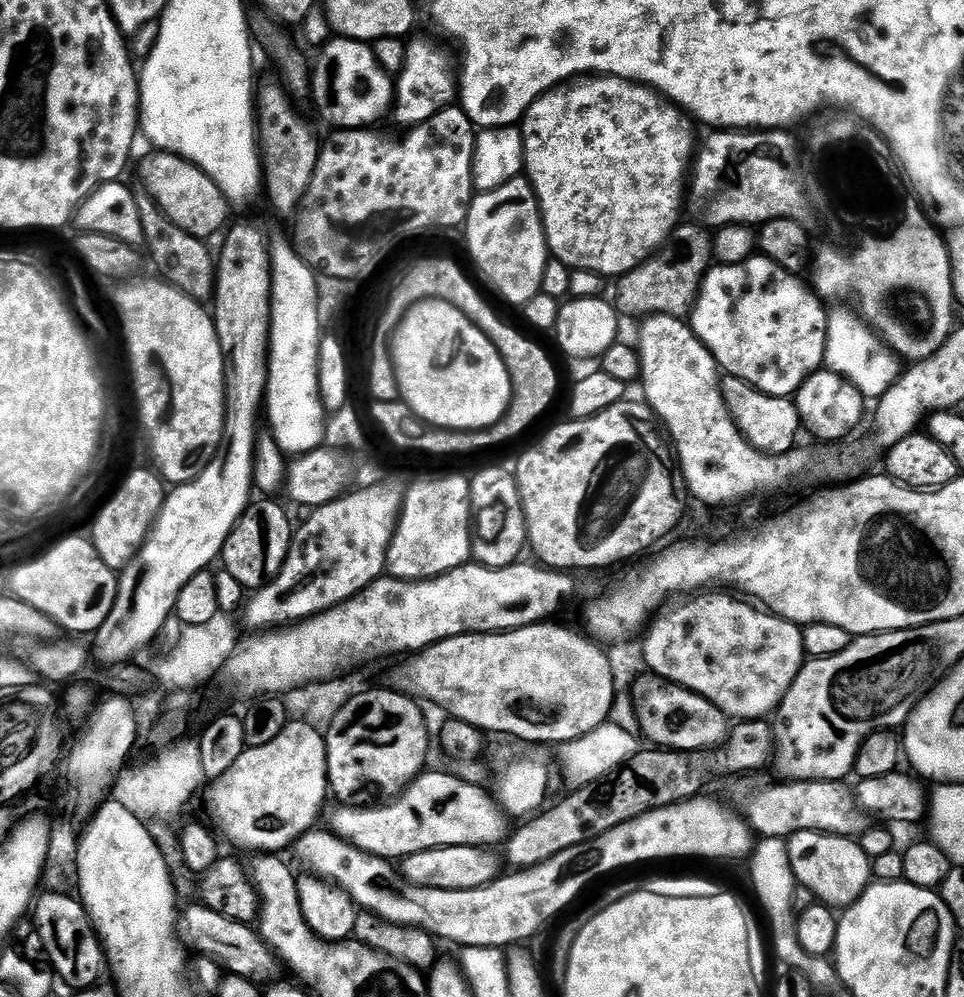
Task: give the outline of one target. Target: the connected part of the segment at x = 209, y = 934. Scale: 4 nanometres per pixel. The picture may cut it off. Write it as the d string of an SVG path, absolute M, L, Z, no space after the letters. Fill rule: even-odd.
M192 902L188 909L181 911L178 916L178 936L185 949L192 948L201 957L215 960L225 973L234 976L245 976L250 981L271 981L276 972L277 957L271 948L264 943L255 927L239 924L204 904Z

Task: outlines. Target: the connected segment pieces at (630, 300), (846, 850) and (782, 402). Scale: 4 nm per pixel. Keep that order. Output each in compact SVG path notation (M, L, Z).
M681 223L661 251L657 252L655 256L651 256L644 264L638 265L633 272L627 272L626 275L619 277L620 289L616 292L617 298L620 299L619 311L624 314L629 312L632 316L640 316L639 318L649 316L687 317L696 307L700 288L704 285L704 275L709 268L713 267L713 264L712 236L699 223Z
M799 831L787 839L787 844L790 866L796 875L797 885L811 890L819 903L843 910L853 904L868 889L868 885L873 883L872 860L861 843L851 837Z
M725 375L720 381L722 398L732 415L738 430L760 452L768 456L781 456L797 447L796 439L802 433L800 415L795 403L787 396L771 396L759 392L754 386L742 382L742 378Z

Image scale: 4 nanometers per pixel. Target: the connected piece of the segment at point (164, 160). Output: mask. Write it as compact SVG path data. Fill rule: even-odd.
M156 150L151 154L153 156L146 160L147 187L164 216L199 240L208 242L211 241L211 236L219 237L230 224L228 195L216 185L214 178L210 178L189 160L183 160L173 152Z

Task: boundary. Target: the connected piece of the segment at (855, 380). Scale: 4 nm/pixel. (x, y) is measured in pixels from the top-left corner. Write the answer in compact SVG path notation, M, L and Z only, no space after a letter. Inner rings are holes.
M833 311L828 317L828 345L824 355L827 371L844 376L865 398L882 398L896 385L902 375L902 367L889 345L863 319L848 312Z

